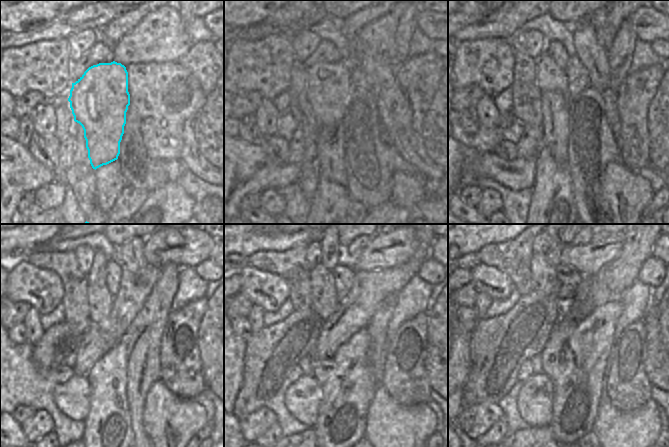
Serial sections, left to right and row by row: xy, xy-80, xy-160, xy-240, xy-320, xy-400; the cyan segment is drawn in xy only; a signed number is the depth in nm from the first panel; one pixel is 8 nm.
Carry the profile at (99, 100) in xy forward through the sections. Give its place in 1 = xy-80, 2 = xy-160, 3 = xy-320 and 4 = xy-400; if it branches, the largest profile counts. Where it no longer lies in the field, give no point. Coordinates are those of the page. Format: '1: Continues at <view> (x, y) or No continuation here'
1: Continues at xy-80 (329, 86)
2: Continues at xy-160 (551, 77)
3: Continues at xy-320 (333, 253)
4: Continues at xy-400 (556, 244).

